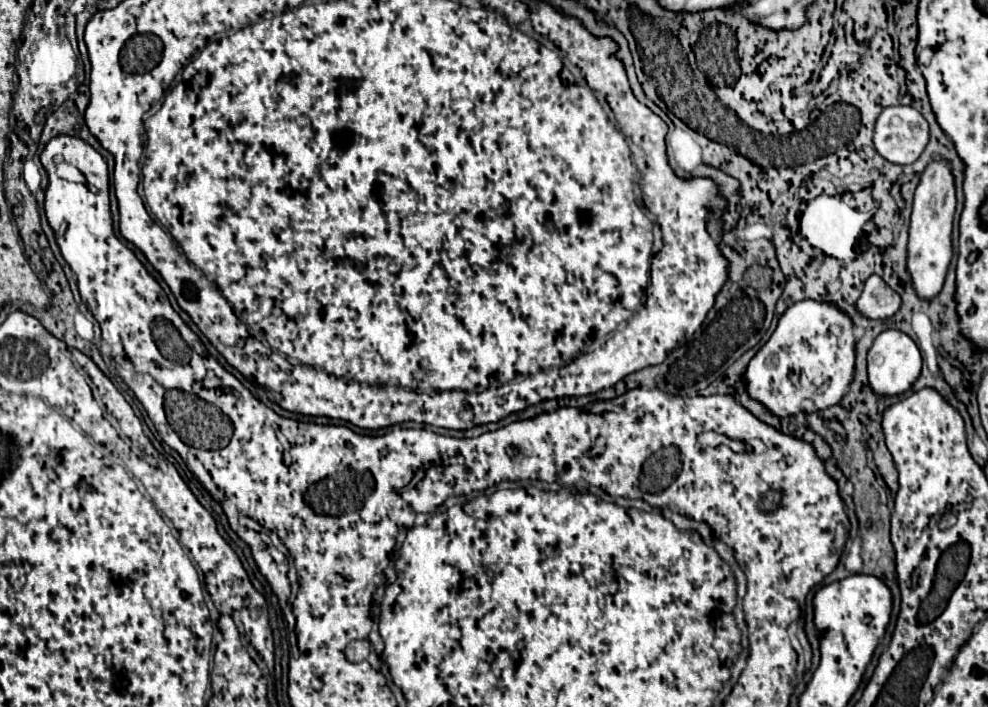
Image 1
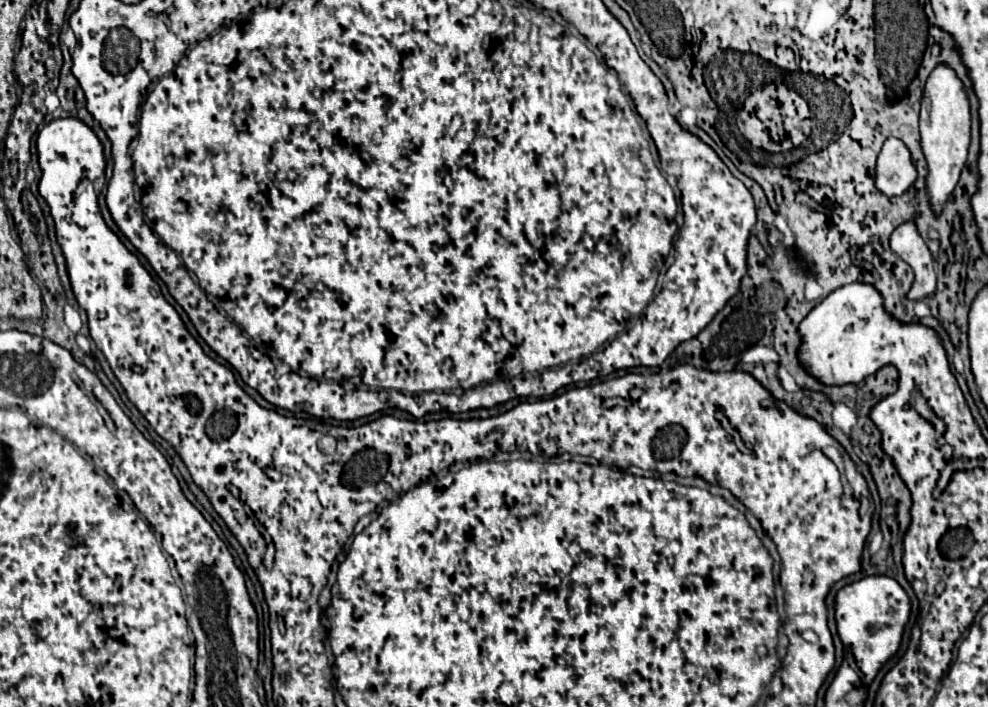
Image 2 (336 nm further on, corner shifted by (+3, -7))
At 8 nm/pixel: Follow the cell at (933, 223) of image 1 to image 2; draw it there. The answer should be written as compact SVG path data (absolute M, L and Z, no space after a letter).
M938 66L926 82L920 110L920 138L922 138L922 152L928 162L928 176L926 176L928 200L932 206L932 214L940 216L944 204L948 202L960 180L960 172L966 164L966 154L970 146L968 96L962 88L962 82L948 66Z

